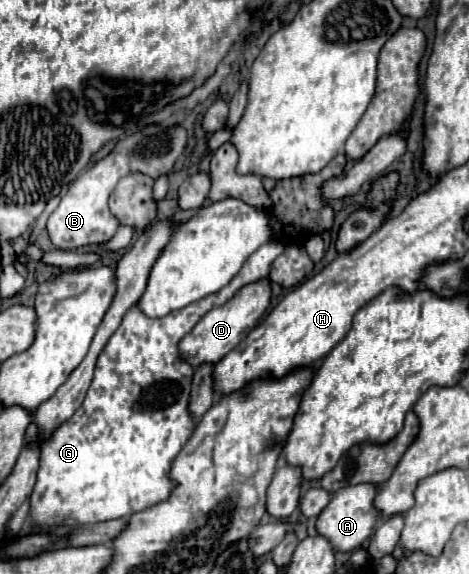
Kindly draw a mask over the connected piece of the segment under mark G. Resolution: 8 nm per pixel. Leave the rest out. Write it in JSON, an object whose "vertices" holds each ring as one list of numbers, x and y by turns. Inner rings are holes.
{"vertices":[[265,243,261,245,245,263,245,267,239,271,239,275,221,291,203,297,197,303,187,305,185,309,173,311,161,319,151,319,143,315,137,307,131,307,119,329,113,333,109,343,105,345,105,353,99,355,95,365,95,375,91,381,91,387,87,389,87,397,83,405,75,411,75,415,61,423,49,437,41,437,35,423,27,427,25,443,37,443,39,445,39,471,37,471,37,483,31,493,31,525,33,529,45,529,45,527,57,527,57,525,85,525,85,523,99,523,99,521,111,521,111,519,123,519,137,511,143,511,159,501,165,501,173,489,173,483,167,477,167,471,181,451,181,447,187,443,191,431,193,431,193,419,187,413,187,401,189,401,189,387,191,377,195,369,185,363,179,357,179,341,183,335,187,335,195,323,213,307,223,305,229,301,235,293,241,291,241,287,249,283,263,281,269,275,269,267,273,259,285,251,289,245,283,243]]}

